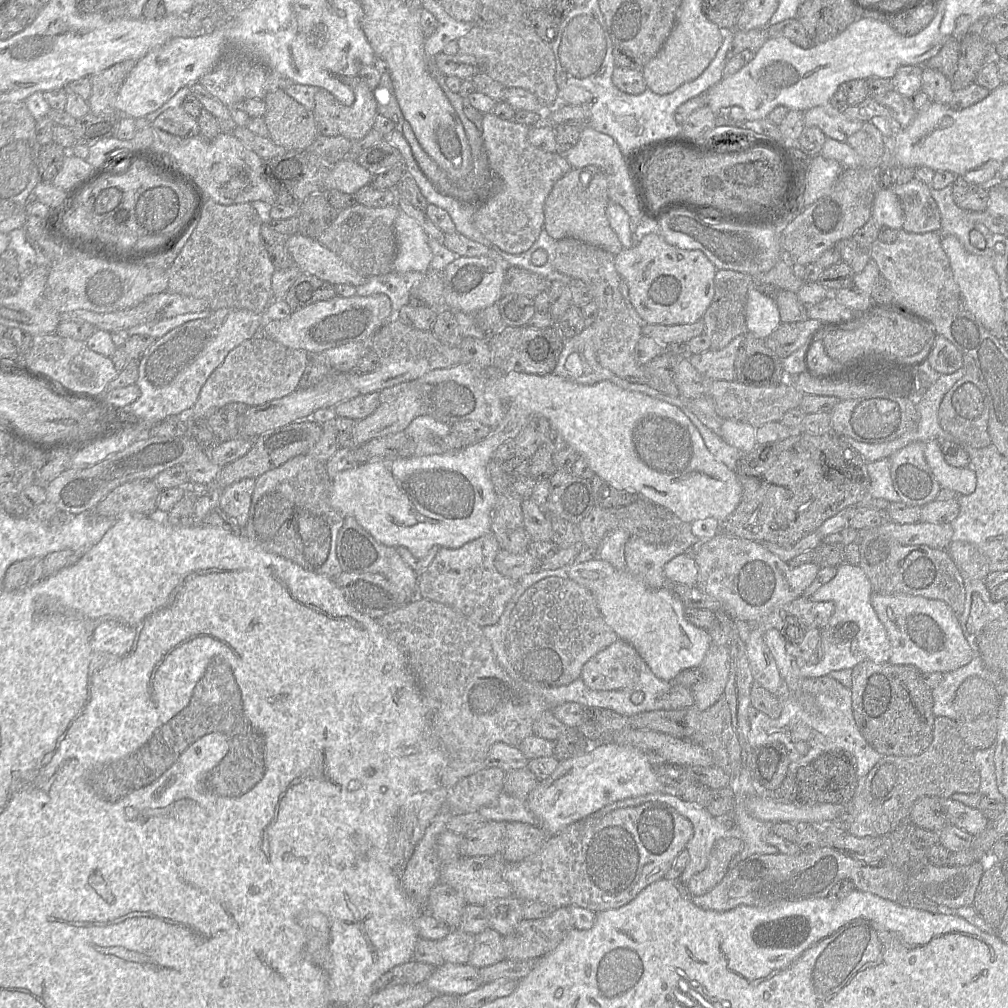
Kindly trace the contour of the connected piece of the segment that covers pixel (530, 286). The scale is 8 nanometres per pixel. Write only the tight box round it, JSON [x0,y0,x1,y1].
[501,266,551,299]

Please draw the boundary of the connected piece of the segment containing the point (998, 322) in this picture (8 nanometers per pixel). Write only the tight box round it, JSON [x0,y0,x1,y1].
[941,235,1005,331]

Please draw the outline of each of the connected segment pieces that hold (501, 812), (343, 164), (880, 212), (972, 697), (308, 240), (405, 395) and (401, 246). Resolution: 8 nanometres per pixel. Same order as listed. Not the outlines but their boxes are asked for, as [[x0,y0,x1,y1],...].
[[478,792,540,825],[331,158,373,194],[872,187,904,230],[953,676,1001,751],[284,233,368,287],[353,381,423,446],[393,211,432,274]]

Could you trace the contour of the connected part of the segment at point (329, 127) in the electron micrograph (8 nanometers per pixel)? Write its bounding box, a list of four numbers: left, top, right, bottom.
[313,76,378,142]

